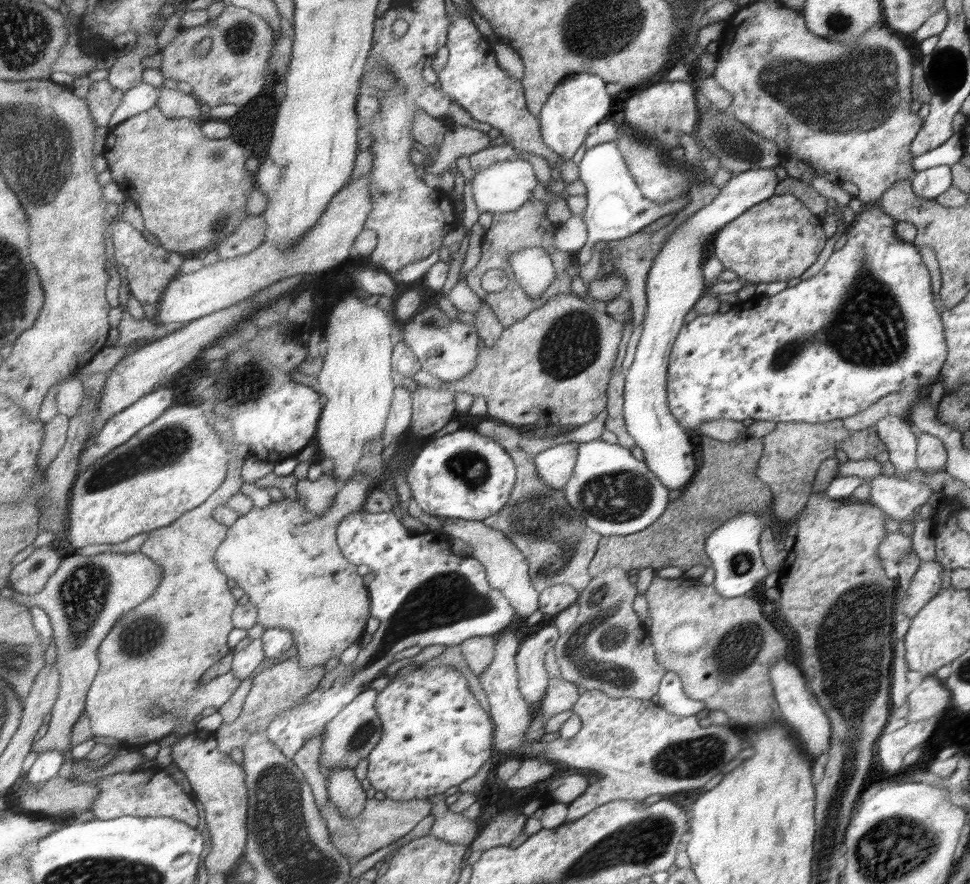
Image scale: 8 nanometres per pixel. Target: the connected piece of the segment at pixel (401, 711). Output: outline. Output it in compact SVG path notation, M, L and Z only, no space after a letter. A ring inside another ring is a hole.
M423 668L411 676L393 678L393 684L379 694L379 716L383 720L383 740L369 756L369 782L391 800L411 802L445 794L453 786L471 780L491 758L495 748L495 720L471 692L467 676L457 668Z

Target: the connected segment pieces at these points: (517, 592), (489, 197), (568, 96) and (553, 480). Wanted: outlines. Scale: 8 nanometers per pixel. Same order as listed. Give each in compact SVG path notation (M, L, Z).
M431 516L431 518L441 522L441 532L447 534L451 540L465 540L473 548L473 556L483 562L491 586L505 592L505 596L511 600L511 604L515 606L521 620L525 620L533 612L541 610L541 592L533 584L531 562L529 562L527 554L523 554L521 548L517 548L517 544L505 532L491 528L483 520L453 520L453 518L443 518L443 516L441 518Z
M505 160L505 162L497 162L495 166L477 172L473 176L471 182L471 198L475 200L479 212L493 212L497 214L507 214L507 212L515 212L519 208L523 208L527 204L527 200L531 198L535 186L539 182L539 176L535 172L535 166L529 160Z
M589 72L569 76L559 84L559 88L551 94L551 100L547 100L543 108L543 116L541 116L543 140L559 156L563 156L567 164L577 154L577 150L585 142L589 142L593 126L605 122L611 110L613 110L613 98L607 92L607 80L603 76L595 76Z
M561 444L535 456L541 480L553 490L565 490L573 478L579 458L579 444Z

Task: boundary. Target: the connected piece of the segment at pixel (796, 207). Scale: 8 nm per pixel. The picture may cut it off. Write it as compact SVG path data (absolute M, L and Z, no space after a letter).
M773 194L731 220L711 240L713 256L721 260L725 270L735 272L739 278L747 282L789 282L817 260L827 236L823 218L815 216L797 196Z

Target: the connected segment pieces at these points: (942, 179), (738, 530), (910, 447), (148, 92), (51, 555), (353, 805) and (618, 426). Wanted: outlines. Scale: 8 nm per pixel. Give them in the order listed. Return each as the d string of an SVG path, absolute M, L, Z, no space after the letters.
M941 164L935 168L927 168L923 172L915 172L911 176L913 192L923 198L937 198L947 188L951 188L951 166Z
M741 512L741 514L733 516L731 520L717 524L717 530L713 530L707 536L705 552L707 552L709 560L713 562L711 564L711 570L715 572L713 586L721 598L735 598L735 596L751 594L751 588L761 584L769 576L769 570L763 566L761 544L759 544L759 536L769 526L767 520L769 518L765 518L763 514Z
M887 414L875 422L875 432L879 442L885 444L885 450L889 452L889 462L895 466L897 474L907 474L917 468L917 432L907 420L899 420L899 416L895 414Z
M141 82L139 86L131 88L129 92L125 92L121 106L117 108L115 116L111 118L109 130L115 130L117 126L121 126L123 122L127 122L133 116L139 116L151 108L159 106L159 90L153 84Z
M45 546L35 550L25 562L15 566L11 576L11 588L21 592L23 596L25 594L37 596L47 588L51 576L59 572L59 566L63 564L63 560L65 558L59 556L57 546Z
M329 770L329 794L331 802L343 810L343 818L357 818L363 814L367 804L367 790L361 786L355 770Z
M617 362L615 364L615 370L613 370L613 378L611 378L611 384L609 384L609 404L607 404L607 428L609 432L613 432L619 440L621 446L625 448L637 448L639 444L635 442L635 438L629 434L629 428L627 428L627 420L625 420L625 392L627 392L627 374L623 368L621 368L623 362Z

